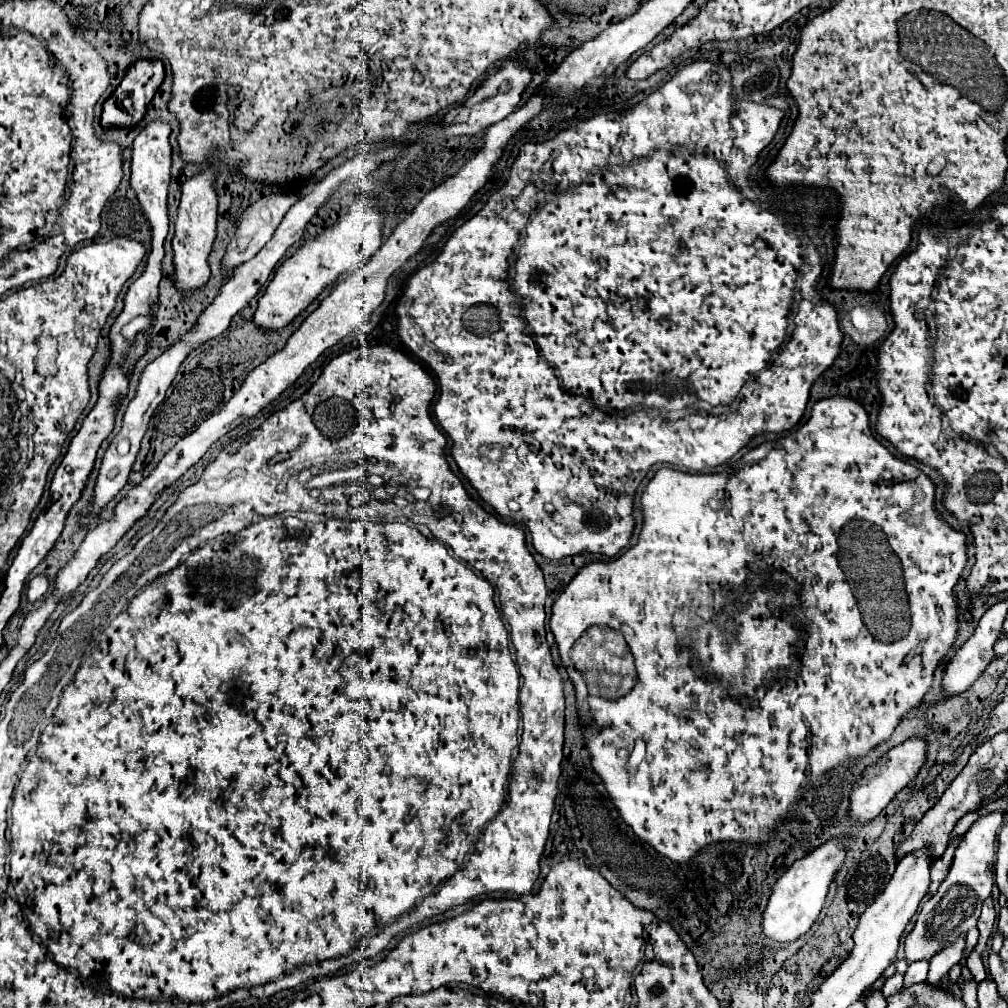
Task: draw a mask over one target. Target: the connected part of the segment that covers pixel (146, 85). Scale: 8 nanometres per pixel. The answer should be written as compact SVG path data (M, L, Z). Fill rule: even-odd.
M139 60L137 64L133 64L125 78L121 80L121 84L117 86L117 90L107 98L107 102L103 104L103 116L101 116L101 126L103 130L109 130L109 128L133 128L137 126L145 112L147 112L147 106L149 102L153 100L155 92L159 90L161 82L163 82L163 64L161 62L147 62L147 60Z

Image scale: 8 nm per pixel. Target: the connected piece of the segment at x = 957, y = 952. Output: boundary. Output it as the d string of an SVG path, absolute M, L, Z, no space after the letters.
M959 938L953 946L949 946L947 950L941 950L939 954L935 954L935 958L931 958L931 962L929 962L931 968L929 968L927 984L941 988L943 986L943 978L961 960L963 948L965 948L965 938Z

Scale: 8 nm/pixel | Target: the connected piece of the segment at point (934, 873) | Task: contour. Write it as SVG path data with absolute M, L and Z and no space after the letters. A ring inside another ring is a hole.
M955 836L955 838L949 842L945 854L933 862L933 866L931 866L931 886L929 886L929 894L935 894L937 888L939 888L939 884L947 878L947 870L951 868L951 858L953 858L953 854L955 854L955 850L957 850L961 838L963 838L963 836Z

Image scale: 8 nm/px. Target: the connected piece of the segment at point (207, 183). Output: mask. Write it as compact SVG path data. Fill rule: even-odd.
M207 170L189 178L183 184L179 216L175 222L175 236L173 236L173 262L175 262L175 280L173 286L179 292L195 292L205 288L211 268L207 264L207 256L211 252L215 240L215 222L217 222L217 196L213 190L213 182L217 178L215 170Z

